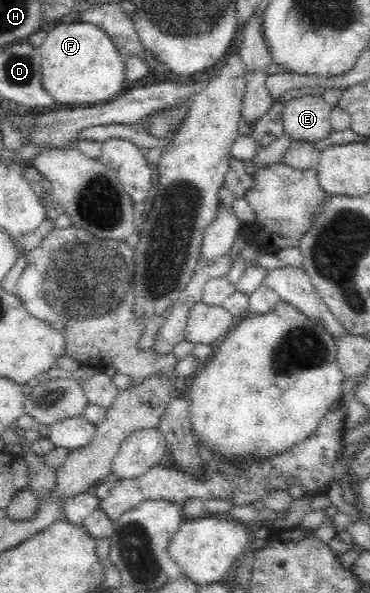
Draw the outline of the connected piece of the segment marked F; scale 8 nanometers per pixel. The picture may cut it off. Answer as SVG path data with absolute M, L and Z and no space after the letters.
M76 20L47 29L48 36L38 51L42 58L42 84L55 103L66 107L99 105L124 92L125 61L100 27Z

